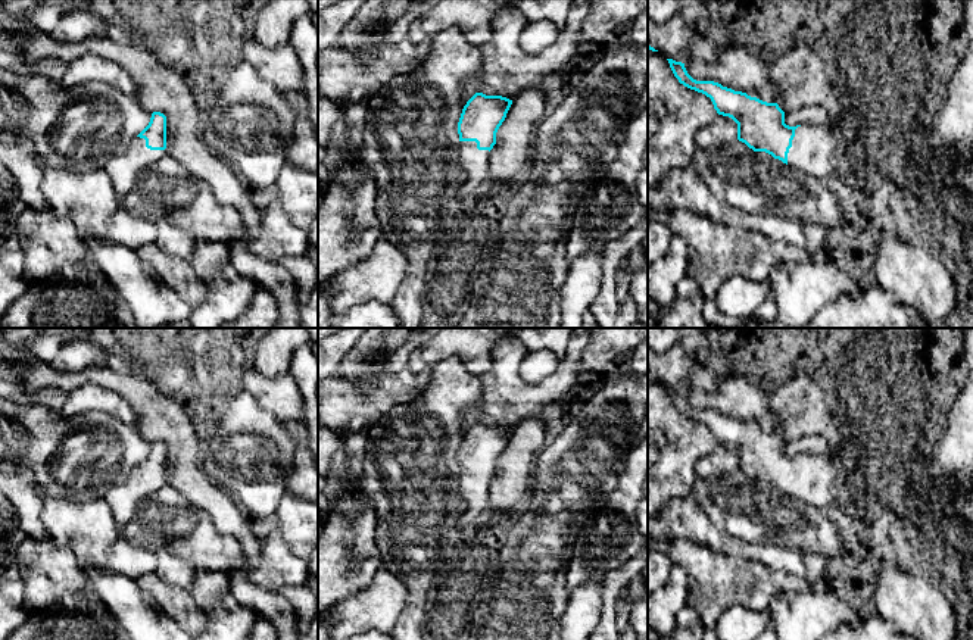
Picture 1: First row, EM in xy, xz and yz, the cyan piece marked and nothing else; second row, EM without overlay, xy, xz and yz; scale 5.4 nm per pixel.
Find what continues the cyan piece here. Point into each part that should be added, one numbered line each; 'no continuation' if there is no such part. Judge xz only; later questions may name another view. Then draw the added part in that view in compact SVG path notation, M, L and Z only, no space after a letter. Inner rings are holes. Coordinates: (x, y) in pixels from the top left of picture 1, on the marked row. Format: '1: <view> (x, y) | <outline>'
1: xz (476, 162) | M459 141L458 156L465 169L465 181L458 190L458 199L465 202L474 199L474 190L487 179L489 150L478 150L475 141Z

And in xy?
1: xy (122, 168) | M140 137L131 140L119 154L110 156L103 168L110 178L118 197L125 197L130 193L135 177L162 156L165 156L165 150L147 149L146 140Z

